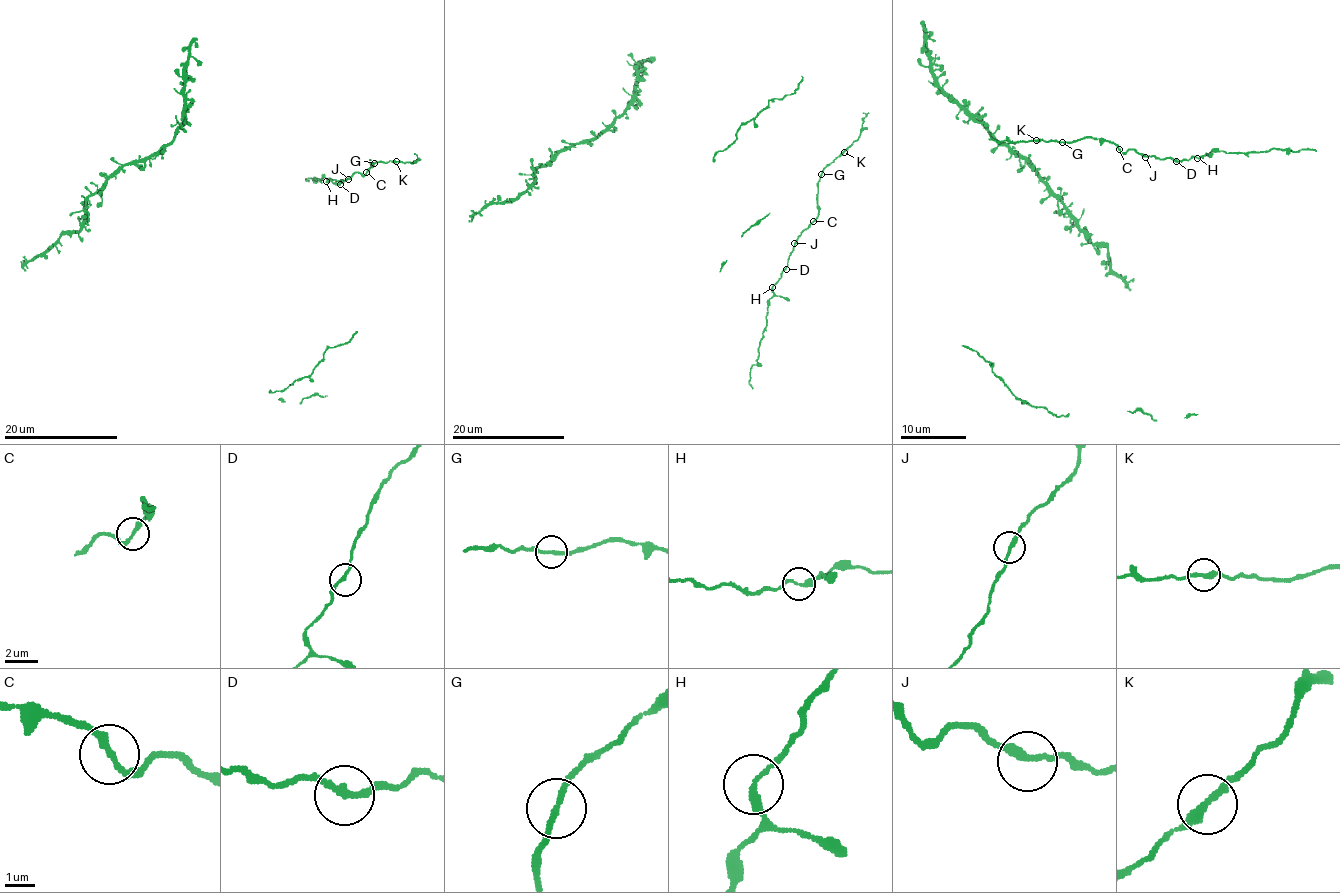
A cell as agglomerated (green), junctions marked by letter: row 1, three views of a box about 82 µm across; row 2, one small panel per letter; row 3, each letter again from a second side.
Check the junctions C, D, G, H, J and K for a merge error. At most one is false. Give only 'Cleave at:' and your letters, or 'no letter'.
Cleave at: no letter

